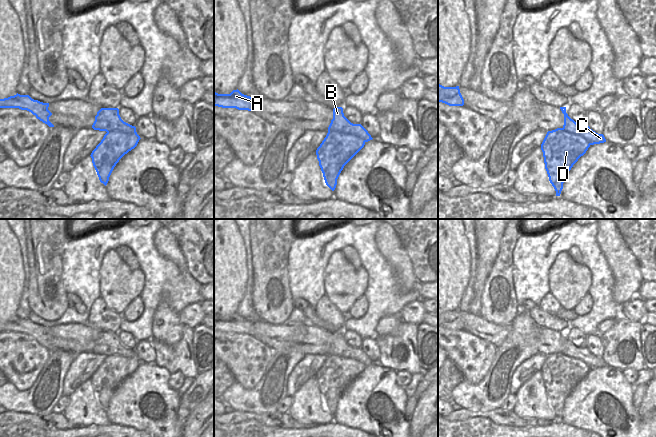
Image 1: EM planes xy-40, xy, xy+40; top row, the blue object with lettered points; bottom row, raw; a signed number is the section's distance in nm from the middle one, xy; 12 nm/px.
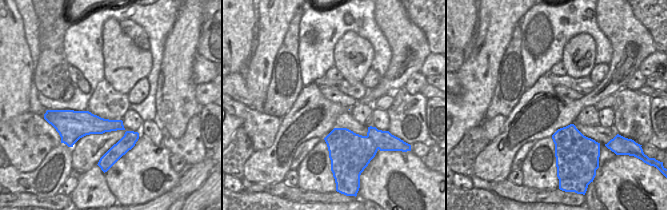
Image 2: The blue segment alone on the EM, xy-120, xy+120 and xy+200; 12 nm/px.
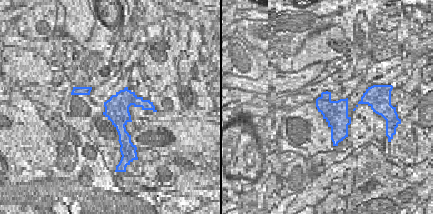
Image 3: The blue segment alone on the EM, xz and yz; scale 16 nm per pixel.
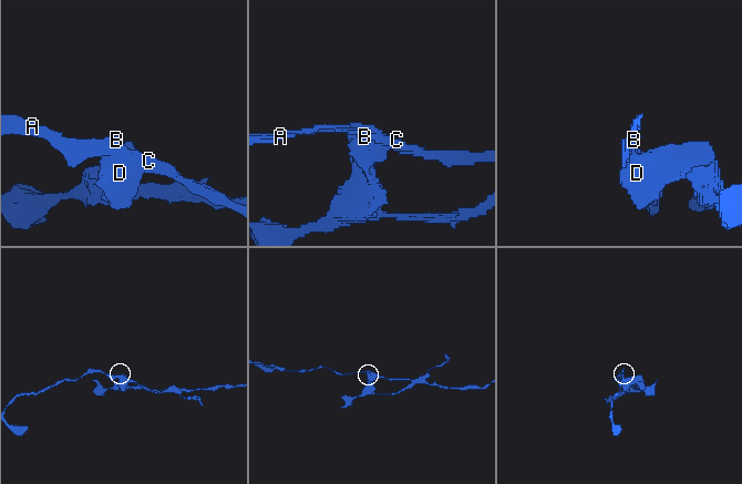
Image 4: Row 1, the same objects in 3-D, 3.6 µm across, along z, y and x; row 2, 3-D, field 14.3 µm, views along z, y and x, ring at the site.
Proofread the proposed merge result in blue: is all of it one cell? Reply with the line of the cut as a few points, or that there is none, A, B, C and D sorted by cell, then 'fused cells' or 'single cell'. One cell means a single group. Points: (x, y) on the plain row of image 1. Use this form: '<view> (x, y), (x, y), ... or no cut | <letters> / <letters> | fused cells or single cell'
xy (328, 354), (355, 358), (366, 365) | A B C / D | fused cells

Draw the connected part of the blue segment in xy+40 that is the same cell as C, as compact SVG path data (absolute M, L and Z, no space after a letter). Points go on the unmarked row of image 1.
M560 331L560 333L564 338L564 349L562 352L564 355L584 361L591 369L606 366L603 358L596 357L587 348L578 348L571 343L566 337L566 331Z

